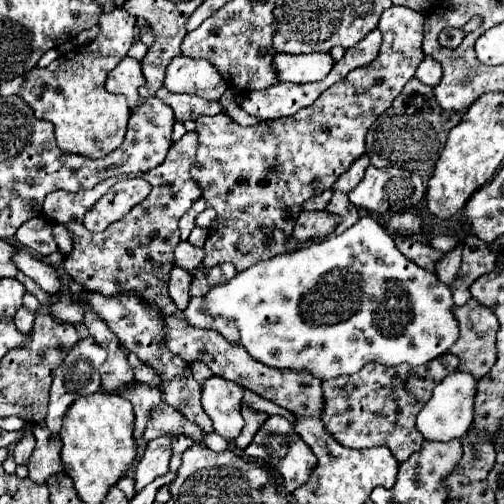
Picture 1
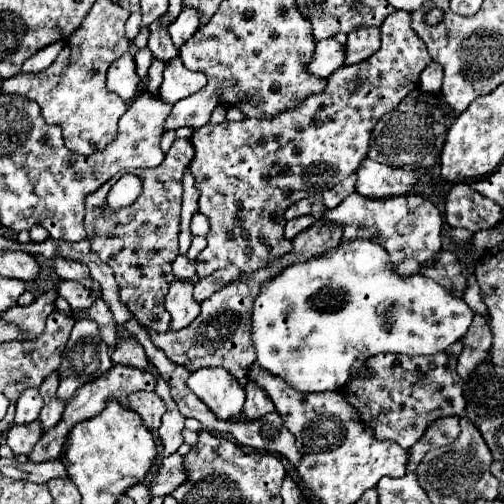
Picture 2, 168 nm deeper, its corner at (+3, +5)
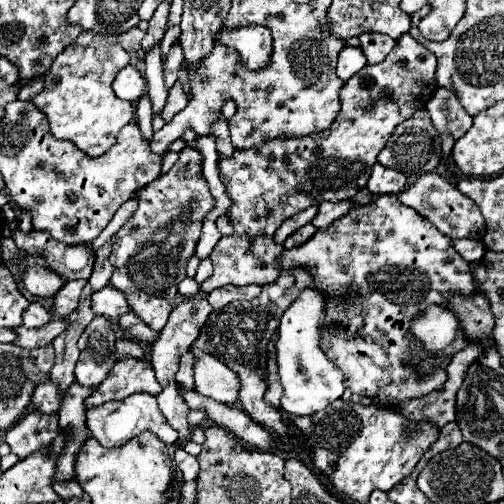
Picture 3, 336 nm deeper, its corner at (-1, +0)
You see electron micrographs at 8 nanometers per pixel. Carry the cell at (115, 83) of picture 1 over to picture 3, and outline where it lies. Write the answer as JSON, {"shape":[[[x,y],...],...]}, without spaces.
{"shape":[[[127,65],[115,77],[113,91],[115,91],[115,95],[119,99],[125,99],[125,101],[131,101],[133,103],[133,101],[137,101],[145,93],[145,79],[143,79],[143,75],[135,67]]]}

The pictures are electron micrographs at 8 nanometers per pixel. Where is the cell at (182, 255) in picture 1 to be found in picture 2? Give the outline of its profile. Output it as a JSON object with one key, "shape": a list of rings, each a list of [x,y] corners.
{"shape":[[[179,254],[173,262],[173,274],[179,280],[191,280],[195,276],[195,264],[193,260],[189,260],[185,254]]]}

